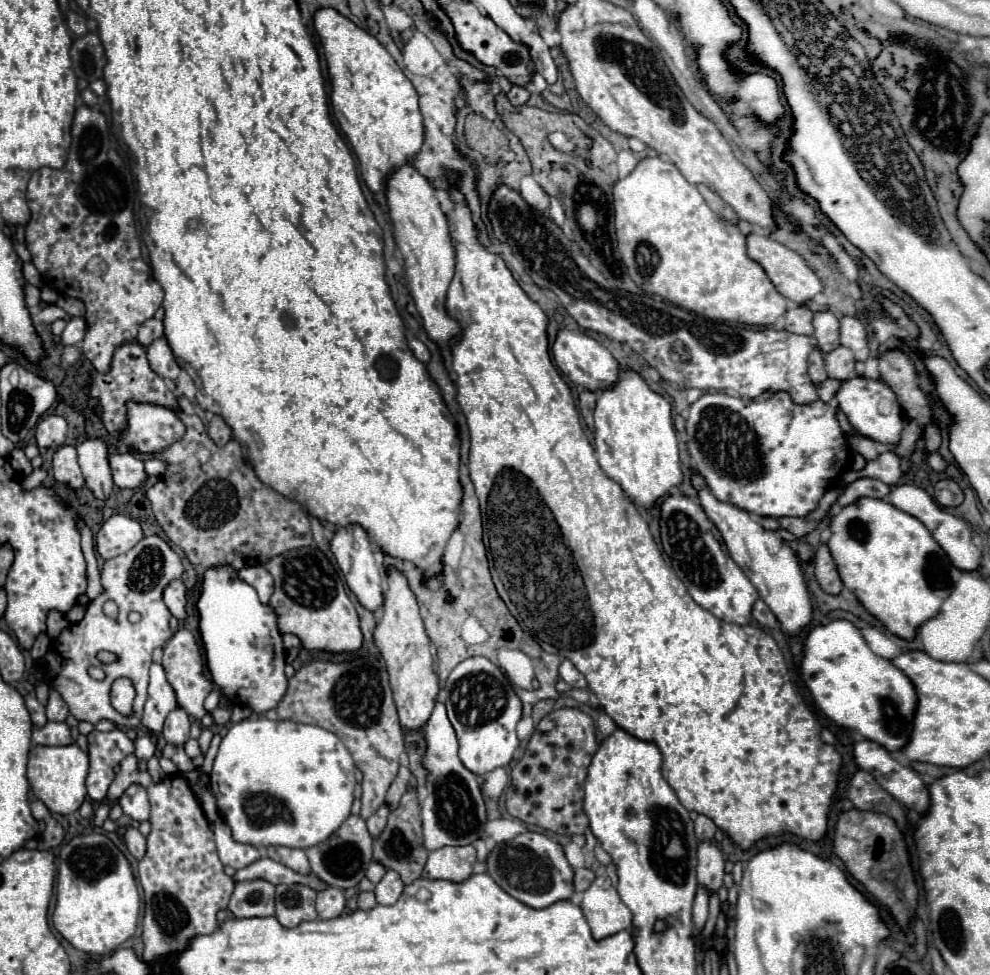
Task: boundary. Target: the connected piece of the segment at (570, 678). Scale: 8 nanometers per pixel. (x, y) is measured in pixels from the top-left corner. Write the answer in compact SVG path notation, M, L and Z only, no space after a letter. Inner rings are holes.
M563 661L561 663L561 667L559 667L559 675L561 675L561 679L565 679L571 687L577 687L577 689L585 689L587 687L587 681L585 681L585 677L575 669L575 665L571 663L571 661Z

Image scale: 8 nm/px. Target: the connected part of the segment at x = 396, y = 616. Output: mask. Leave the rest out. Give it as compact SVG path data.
M391 569L387 573L387 593L383 605L383 619L375 629L375 645L385 659L385 667L389 673L389 683L393 689L393 699L399 711L401 729L415 731L427 725L431 711L435 707L439 695L439 683L435 673L435 663L429 647L429 637L425 633L425 625L421 621L417 601L401 573Z

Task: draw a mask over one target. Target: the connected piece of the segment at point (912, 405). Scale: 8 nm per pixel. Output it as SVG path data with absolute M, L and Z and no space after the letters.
M899 349L887 351L879 359L879 373L881 379L897 393L899 405L909 419L927 425L931 421L931 411L923 391L917 385L917 375L911 359L901 353Z

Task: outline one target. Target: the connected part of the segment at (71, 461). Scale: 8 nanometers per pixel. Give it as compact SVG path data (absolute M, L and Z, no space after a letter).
M71 445L59 447L59 451L53 455L53 473L59 483L71 489L81 489L85 485L77 463L77 451Z

